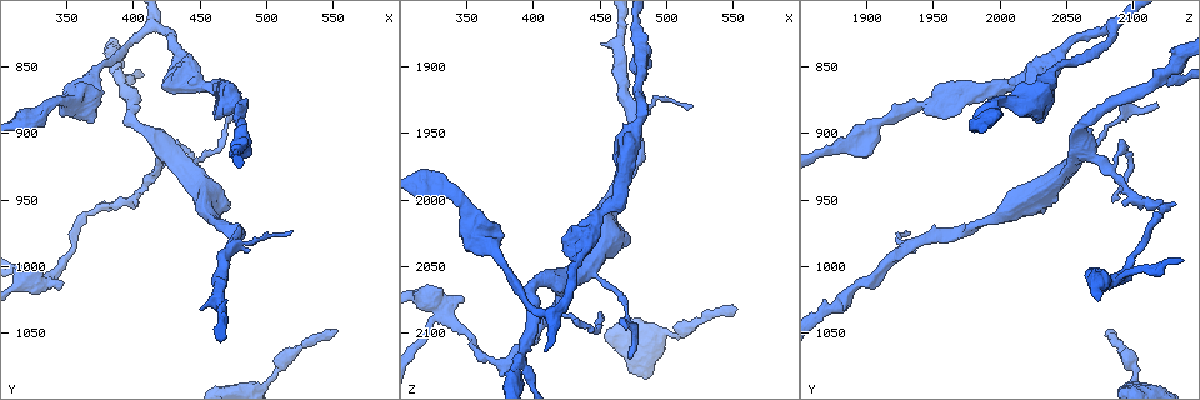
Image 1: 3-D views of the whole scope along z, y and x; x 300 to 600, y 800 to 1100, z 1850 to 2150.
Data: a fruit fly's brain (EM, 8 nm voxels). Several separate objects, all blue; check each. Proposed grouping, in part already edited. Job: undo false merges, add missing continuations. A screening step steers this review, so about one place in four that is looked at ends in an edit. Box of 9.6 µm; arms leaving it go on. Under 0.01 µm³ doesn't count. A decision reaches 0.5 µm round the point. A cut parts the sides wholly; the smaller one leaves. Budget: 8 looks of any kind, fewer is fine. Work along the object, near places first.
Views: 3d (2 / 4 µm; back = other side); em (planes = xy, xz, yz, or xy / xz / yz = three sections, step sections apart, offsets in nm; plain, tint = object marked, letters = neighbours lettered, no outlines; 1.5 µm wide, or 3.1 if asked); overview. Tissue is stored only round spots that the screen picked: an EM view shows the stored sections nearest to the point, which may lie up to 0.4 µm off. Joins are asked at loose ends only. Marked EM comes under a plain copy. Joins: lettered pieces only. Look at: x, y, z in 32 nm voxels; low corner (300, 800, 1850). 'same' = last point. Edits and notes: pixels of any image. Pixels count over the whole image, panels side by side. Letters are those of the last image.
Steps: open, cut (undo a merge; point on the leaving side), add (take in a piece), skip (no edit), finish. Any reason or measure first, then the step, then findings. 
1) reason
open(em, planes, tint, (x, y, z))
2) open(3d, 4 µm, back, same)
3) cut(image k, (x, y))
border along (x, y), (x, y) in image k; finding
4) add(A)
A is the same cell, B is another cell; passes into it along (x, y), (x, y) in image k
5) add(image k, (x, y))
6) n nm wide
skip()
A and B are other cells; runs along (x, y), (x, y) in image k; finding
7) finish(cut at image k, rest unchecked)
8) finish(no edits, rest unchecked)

long arm stops here
open(3d, 4 µm, (552, 1048, 2082))

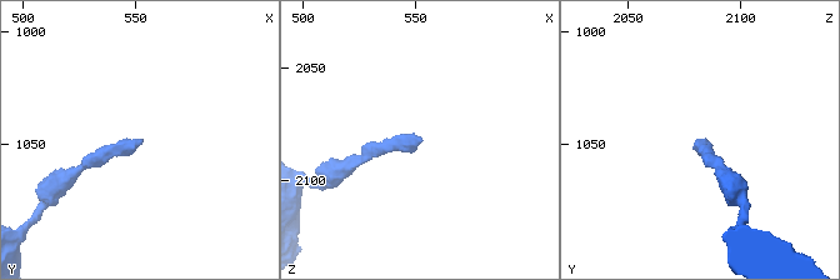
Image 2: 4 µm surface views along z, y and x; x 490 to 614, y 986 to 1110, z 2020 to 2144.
now the EM
open(em, planes, tint, (552, 1048, 2083))

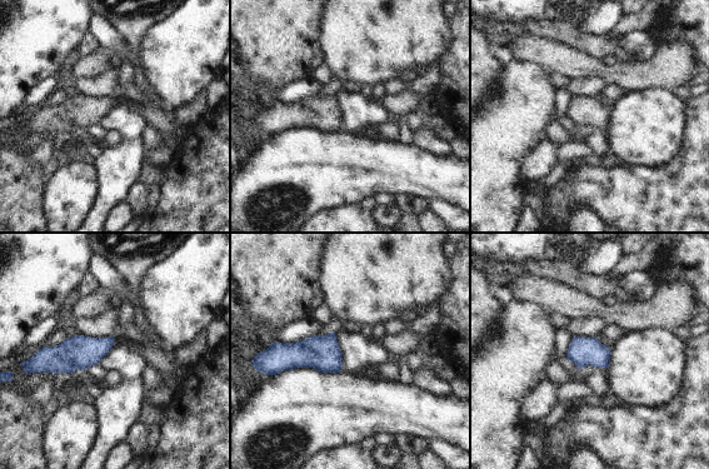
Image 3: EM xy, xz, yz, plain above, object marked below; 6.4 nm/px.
what lies round it
open(em, planes, letters, same)

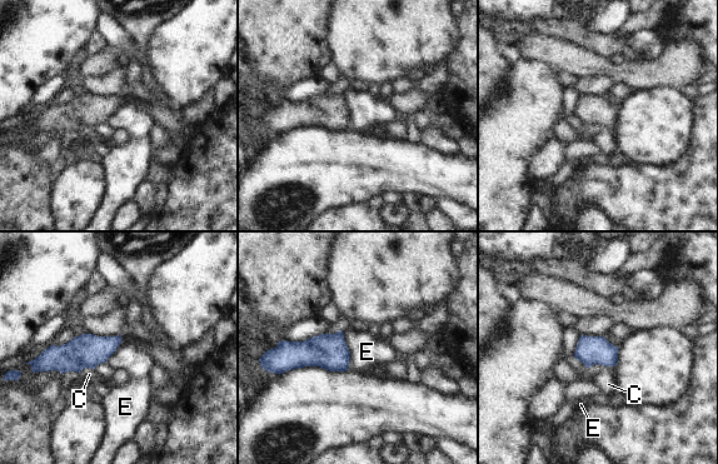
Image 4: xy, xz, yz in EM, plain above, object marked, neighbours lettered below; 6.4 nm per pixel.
E touches over 200 nm
skip()
C and E are other cells; no lettered piece goes on from it

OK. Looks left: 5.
sharp bend
open(3d, 2 µm, back, (380, 956, 2122))

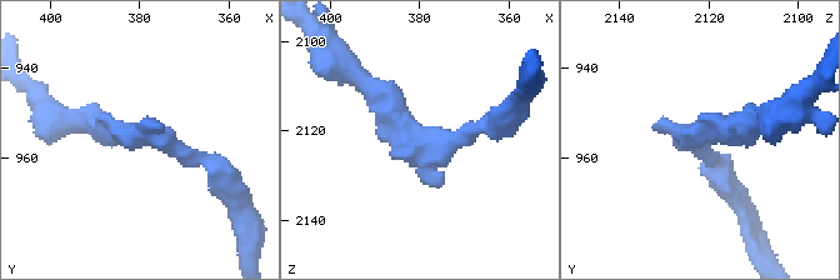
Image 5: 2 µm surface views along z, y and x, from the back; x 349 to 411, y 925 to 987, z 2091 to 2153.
open(em, yz, step 4, tint, (380, 955, 2124))

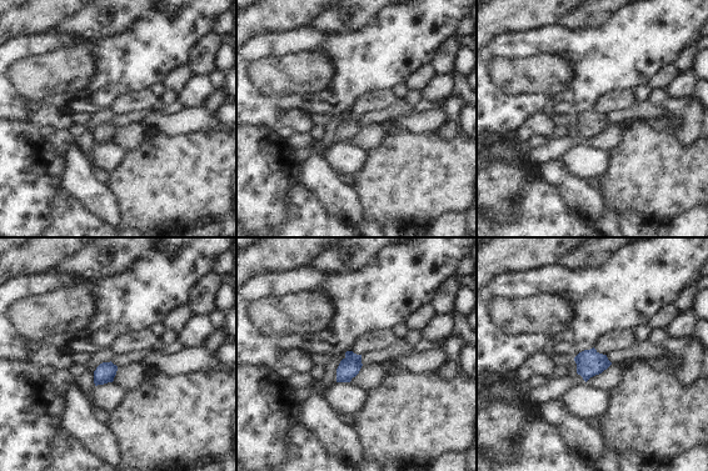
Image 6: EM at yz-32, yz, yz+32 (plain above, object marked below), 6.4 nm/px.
cut it another way
open(em, planes, letters, same)

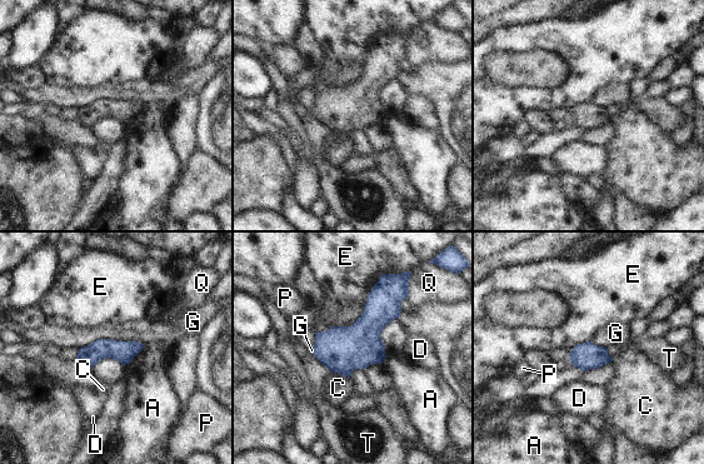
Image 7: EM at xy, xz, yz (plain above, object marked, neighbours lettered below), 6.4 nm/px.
140 nm wide
skip()
A, C, D, E, G, P, Q and T are other cells; runs along (139, 347), (99, 349), (80, 359) in image 7; continuous, no second neuron

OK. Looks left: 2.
two arms in line, one across
open(3d, 2 µm, (390, 856, 2122))

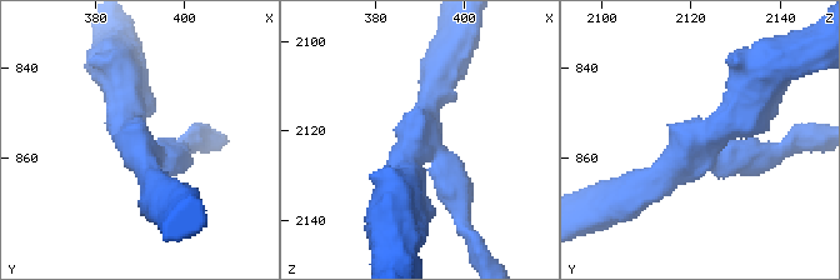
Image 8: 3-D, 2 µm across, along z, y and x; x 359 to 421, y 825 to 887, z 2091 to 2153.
3 arms
open(em, planes, letters, (389, 857, 2123))

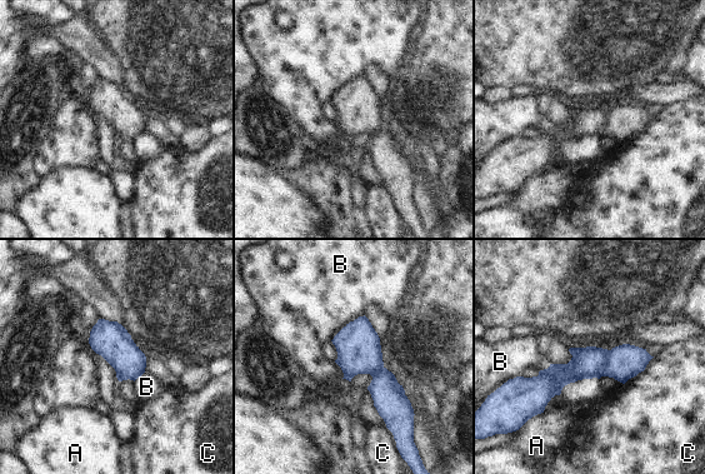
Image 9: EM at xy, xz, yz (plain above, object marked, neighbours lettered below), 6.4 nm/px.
cut(image 9, (624, 362))
A, B and C are other cells; border along (609, 350), (606, 368), (601, 375) in image 9; a second neuron is stuck on

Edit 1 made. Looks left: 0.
finish(cut at image 9, rest unchecked)

